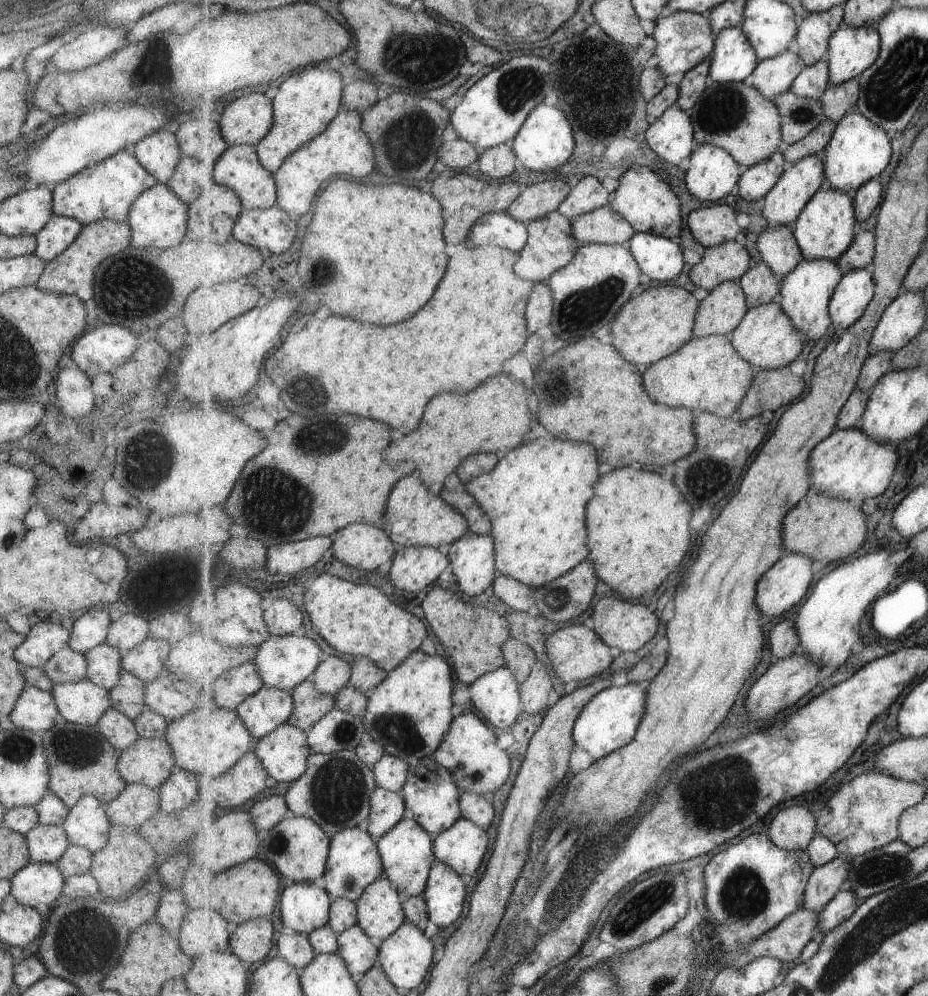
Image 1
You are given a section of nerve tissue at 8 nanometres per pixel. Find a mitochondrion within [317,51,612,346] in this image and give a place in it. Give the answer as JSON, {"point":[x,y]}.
{"point":[410,143]}

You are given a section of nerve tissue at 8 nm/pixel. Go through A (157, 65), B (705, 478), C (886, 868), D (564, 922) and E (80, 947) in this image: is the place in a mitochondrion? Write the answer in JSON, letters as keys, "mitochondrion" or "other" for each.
{"A":"mitochondrion","B":"mitochondrion","C":"mitochondrion","D":"other","E":"mitochondrion"}

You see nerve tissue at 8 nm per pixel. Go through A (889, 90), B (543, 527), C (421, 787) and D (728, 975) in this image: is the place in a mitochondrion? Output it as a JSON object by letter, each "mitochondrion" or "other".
{"A":"mitochondrion","B":"other","C":"other","D":"other"}

